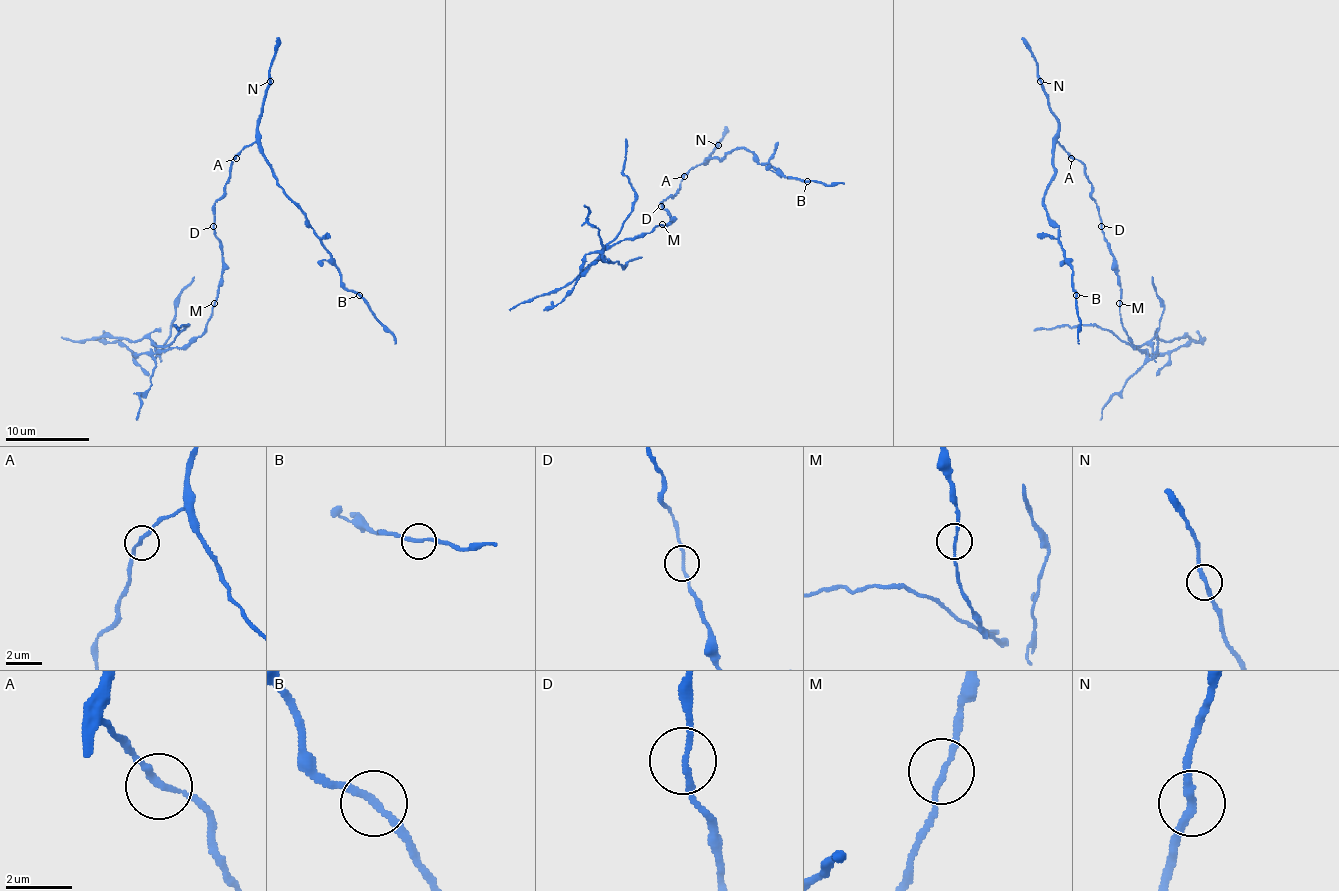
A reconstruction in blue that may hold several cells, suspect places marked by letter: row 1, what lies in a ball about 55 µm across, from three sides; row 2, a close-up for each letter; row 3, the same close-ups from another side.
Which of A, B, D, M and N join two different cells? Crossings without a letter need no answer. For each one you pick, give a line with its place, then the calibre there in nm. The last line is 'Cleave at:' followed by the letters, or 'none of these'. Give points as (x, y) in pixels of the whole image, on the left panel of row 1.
B: place (359, 295); calibre 200 nm
M: place (214, 303); calibre 140 nm
Cleave at: B, M

